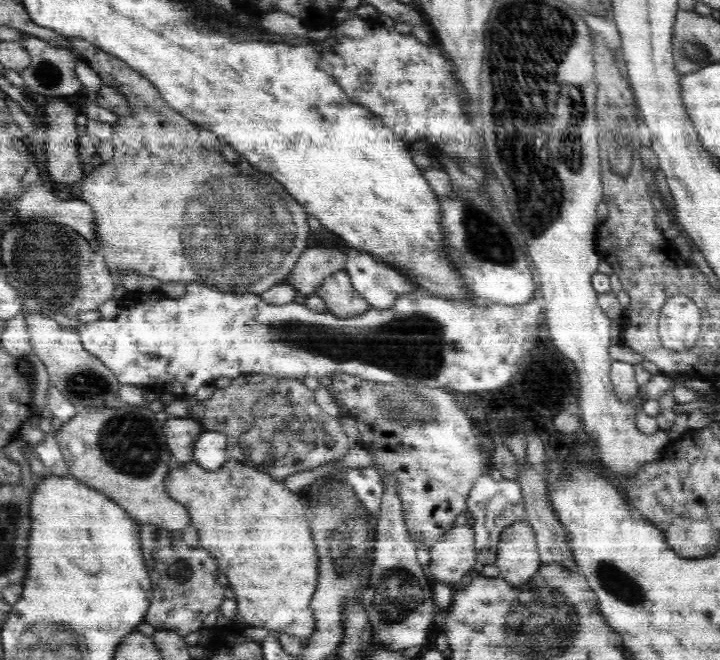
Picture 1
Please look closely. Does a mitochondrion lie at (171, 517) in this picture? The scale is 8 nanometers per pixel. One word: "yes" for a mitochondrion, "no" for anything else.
no

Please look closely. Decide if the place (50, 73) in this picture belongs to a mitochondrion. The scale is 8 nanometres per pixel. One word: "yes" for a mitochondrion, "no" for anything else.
yes

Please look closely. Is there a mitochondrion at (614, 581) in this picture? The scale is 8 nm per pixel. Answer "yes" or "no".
yes

